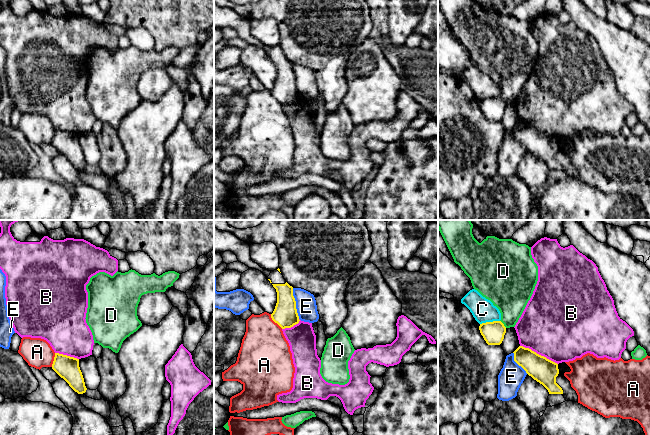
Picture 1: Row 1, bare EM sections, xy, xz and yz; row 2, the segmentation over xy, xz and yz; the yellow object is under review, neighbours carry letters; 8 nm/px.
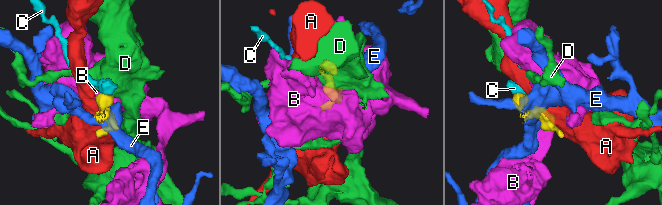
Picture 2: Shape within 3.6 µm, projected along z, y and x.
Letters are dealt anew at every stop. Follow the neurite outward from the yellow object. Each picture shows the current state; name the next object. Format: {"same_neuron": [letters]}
{"same_neuron": []}

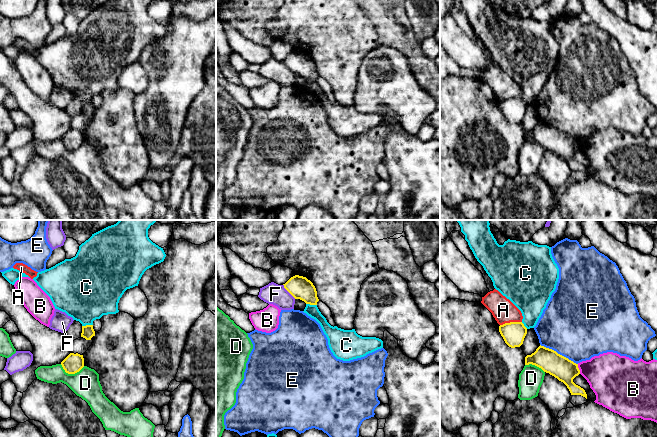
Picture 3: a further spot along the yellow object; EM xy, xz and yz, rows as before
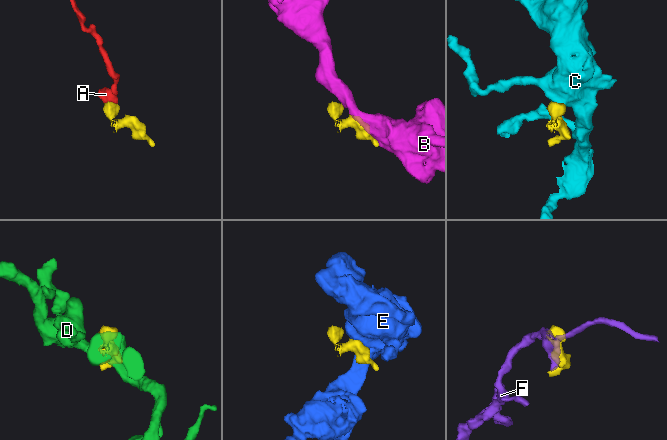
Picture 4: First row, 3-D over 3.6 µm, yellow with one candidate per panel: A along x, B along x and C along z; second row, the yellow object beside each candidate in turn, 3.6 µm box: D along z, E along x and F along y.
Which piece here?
{"same_neuron": []}

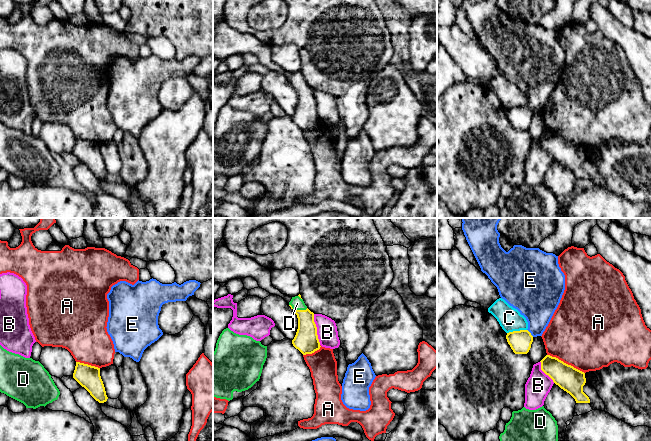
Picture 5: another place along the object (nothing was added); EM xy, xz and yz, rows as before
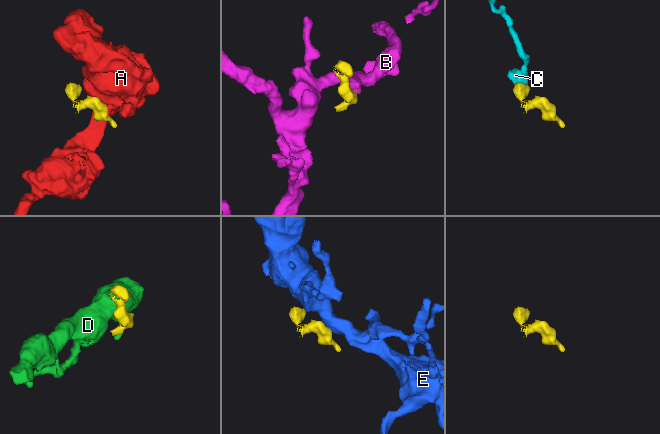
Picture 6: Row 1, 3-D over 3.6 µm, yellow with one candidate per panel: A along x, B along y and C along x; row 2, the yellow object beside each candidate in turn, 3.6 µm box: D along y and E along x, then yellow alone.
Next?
{"same_neuron": ["D"]}

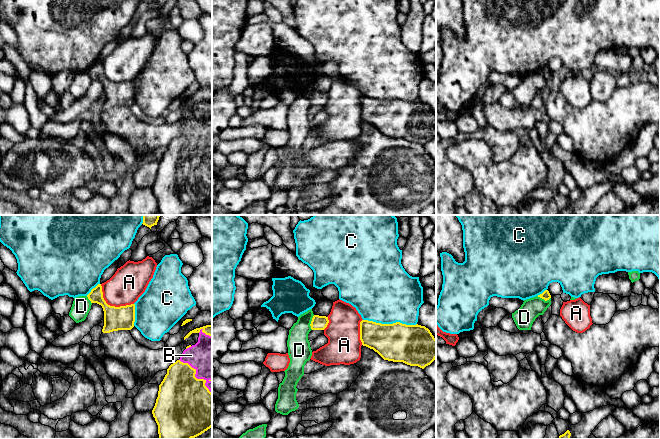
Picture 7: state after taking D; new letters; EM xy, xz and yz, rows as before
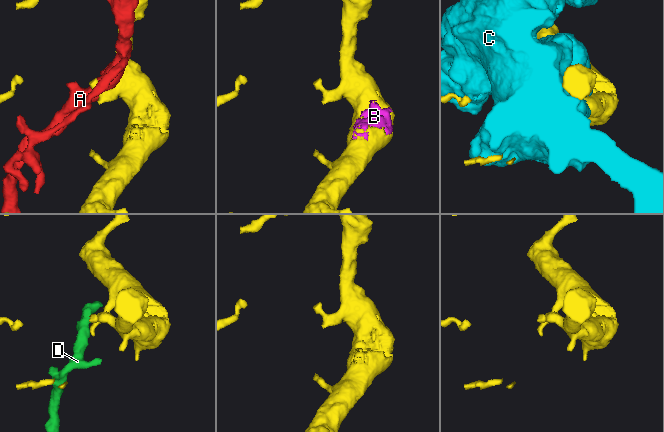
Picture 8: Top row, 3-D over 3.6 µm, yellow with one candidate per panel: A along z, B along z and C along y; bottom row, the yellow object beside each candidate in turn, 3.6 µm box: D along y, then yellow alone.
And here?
{"same_neuron": ["B"]}

